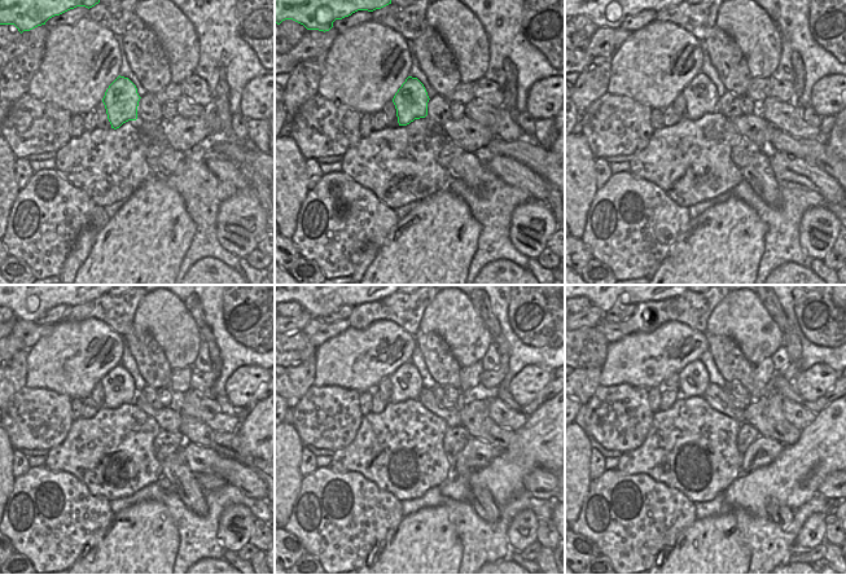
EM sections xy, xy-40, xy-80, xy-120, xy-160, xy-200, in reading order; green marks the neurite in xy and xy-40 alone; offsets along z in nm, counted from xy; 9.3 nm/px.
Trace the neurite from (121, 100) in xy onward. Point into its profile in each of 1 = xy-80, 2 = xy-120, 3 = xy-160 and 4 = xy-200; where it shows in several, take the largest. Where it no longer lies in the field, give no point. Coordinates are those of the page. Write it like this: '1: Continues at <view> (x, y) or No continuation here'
1: Continues at xy-80 (701, 97)
2: Continues at xy-120 (118, 387)
3: Continues at xy-160 (406, 382)
4: Continues at xy-200 (693, 378).

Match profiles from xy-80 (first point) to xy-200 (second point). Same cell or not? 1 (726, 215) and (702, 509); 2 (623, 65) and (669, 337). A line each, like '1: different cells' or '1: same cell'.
1: different cells
2: same cell

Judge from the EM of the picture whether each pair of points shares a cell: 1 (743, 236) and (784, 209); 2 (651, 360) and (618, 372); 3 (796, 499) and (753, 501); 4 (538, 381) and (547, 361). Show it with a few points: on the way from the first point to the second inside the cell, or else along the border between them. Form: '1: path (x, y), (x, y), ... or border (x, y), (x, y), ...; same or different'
1: border (743, 200), (766, 225), (763, 253); different
2: path (643, 360), (630, 360), (626, 364); same
3: path (785, 492), (763, 492); same
4: border (551, 372), (525, 365), (514, 376); different

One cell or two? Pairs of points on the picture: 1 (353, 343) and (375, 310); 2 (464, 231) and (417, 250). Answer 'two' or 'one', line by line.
1: two
2: one

